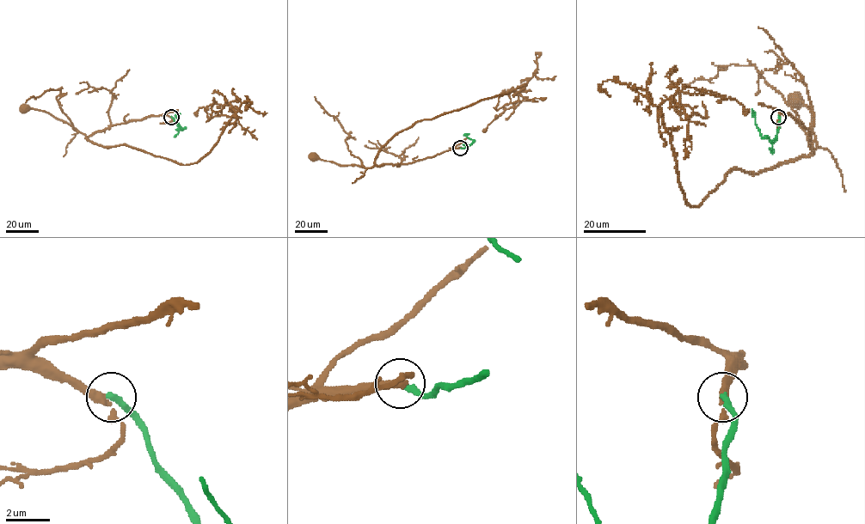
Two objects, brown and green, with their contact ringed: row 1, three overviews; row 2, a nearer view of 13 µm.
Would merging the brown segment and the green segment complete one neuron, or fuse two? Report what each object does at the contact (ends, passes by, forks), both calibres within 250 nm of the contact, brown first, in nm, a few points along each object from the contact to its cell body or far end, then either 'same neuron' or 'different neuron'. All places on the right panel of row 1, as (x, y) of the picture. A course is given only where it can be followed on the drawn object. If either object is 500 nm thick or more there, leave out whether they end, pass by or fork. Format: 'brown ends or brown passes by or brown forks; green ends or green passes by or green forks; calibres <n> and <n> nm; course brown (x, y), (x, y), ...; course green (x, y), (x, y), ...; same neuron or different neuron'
brown passes by; green ends; calibres 280 and 300 nm; course brown (778, 116), (789, 114), (810, 132), (812, 154), (815, 149), (812, 112), (794, 100); course green (778, 116), (777, 134), (770, 140), (761, 137), (752, 110); different neuron

